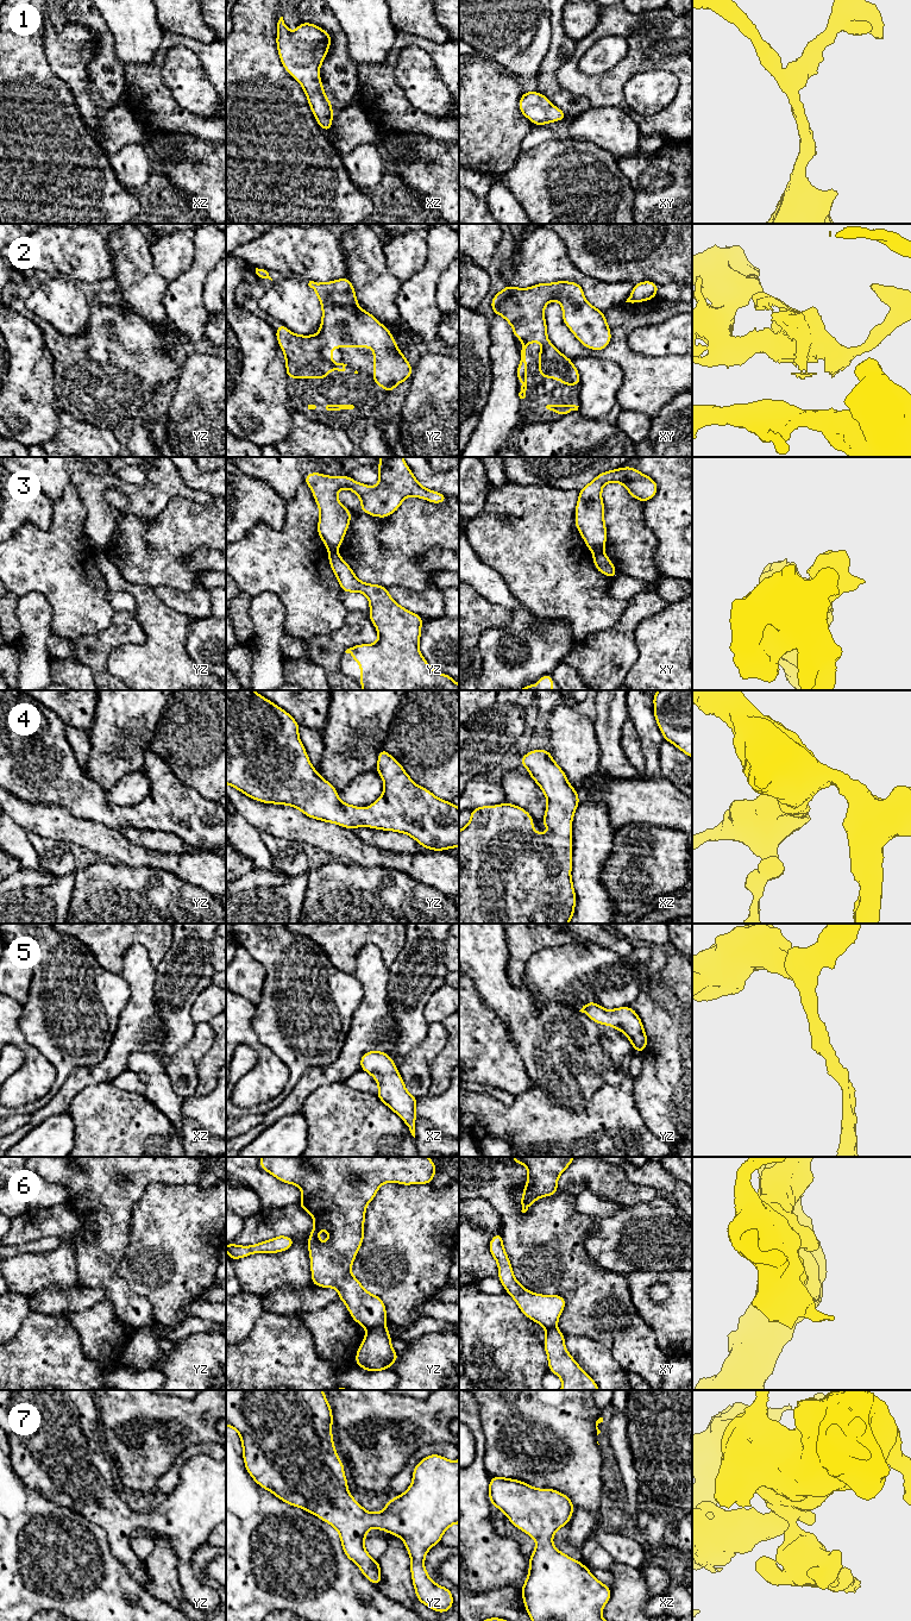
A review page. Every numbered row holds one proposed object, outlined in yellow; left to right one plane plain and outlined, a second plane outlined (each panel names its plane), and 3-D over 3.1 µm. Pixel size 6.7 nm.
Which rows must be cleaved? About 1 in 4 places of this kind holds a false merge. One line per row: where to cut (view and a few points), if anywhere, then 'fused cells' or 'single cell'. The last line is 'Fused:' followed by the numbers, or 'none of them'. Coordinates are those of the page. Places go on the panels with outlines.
1: cut none; single cell
2: cut none; single cell
3: cut xy (602, 549), (597, 549), (594, 552); fused cells
4: cut none; single cell
5: cut none; single cell
6: cut yz (384, 1327), (371, 1327), (368, 1330); fused cells
7: cut none; single cell
Fused: 3, 6

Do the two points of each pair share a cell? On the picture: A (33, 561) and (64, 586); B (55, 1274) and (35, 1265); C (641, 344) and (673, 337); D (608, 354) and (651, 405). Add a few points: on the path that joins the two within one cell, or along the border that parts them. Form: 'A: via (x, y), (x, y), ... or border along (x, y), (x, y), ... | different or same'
A: via (41, 563), (57, 579) | same
B: via (50, 1271), (39, 1270) | same
C: via (649, 340), (665, 338) | same
D: via (622, 360), (647, 385), (647, 390) | same

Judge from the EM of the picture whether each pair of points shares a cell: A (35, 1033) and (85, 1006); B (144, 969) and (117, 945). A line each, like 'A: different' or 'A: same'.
A: same
B: different

